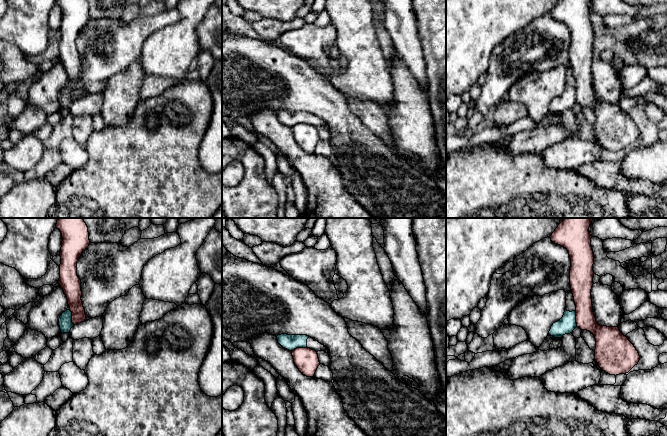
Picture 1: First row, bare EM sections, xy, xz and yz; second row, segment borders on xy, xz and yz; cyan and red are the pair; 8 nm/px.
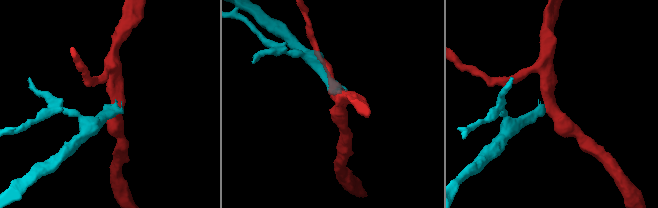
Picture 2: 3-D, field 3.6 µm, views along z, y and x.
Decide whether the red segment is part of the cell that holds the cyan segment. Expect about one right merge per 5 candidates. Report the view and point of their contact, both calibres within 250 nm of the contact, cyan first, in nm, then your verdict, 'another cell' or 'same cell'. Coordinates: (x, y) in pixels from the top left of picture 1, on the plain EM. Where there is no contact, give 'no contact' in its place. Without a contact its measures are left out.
yz (575, 94) | 140/160 nm | another cell

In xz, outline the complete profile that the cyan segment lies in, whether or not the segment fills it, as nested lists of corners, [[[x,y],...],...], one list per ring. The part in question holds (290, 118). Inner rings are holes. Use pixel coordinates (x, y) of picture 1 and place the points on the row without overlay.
[[[281,110],[277,112],[278,119],[285,125],[293,127],[296,124],[310,124],[312,126],[325,127],[329,130],[327,124],[307,111],[287,111]]]

